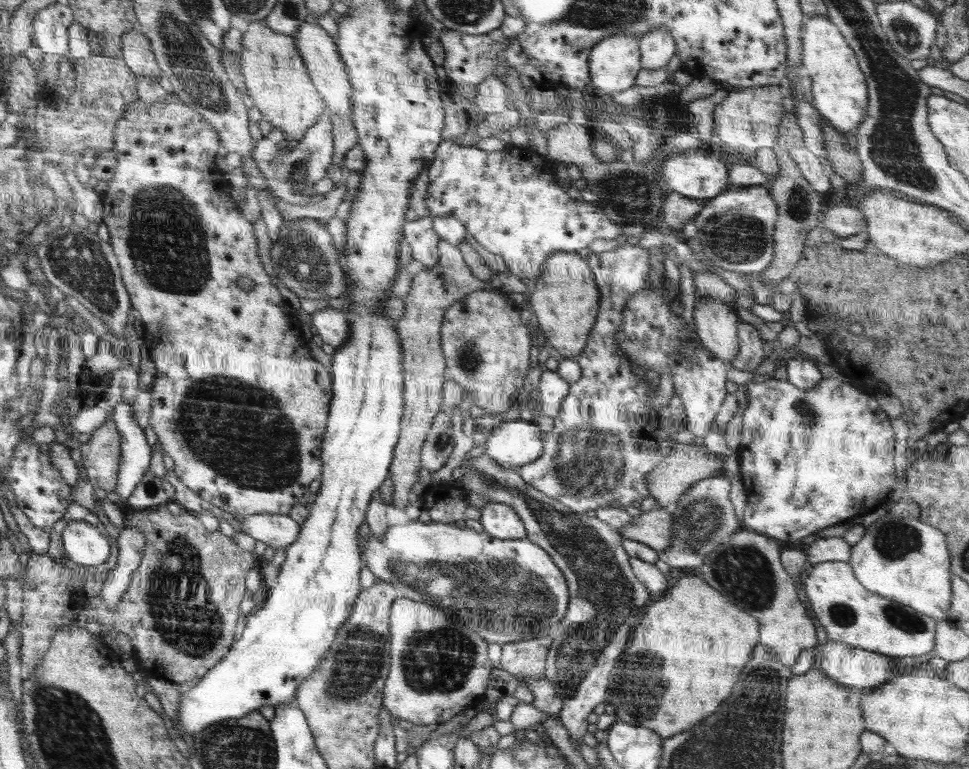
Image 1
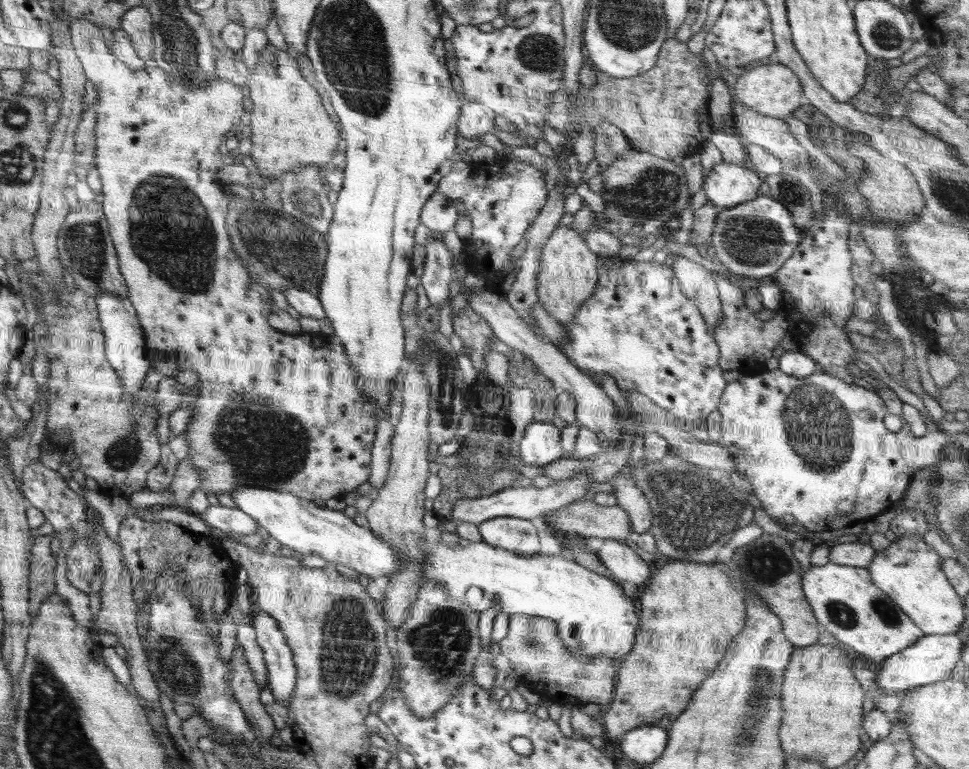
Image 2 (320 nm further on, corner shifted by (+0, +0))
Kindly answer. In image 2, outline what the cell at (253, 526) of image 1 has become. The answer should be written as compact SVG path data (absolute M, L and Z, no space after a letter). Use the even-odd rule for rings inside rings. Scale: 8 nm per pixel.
M210 506L199 516L209 528L222 535L232 534L238 539L258 534L258 523L246 512L226 506Z

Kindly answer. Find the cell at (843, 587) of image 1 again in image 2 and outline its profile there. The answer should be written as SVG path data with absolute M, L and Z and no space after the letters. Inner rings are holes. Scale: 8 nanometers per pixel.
M830 562L803 572L801 583L817 622L834 640L838 639L866 656L875 673L886 658L912 646L925 636L890 596L873 583L867 568Z

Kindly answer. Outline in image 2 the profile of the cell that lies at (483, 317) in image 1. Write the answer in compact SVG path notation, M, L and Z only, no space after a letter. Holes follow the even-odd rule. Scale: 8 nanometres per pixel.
M469 306L463 308L453 319L454 333L462 339L466 356L473 362L475 368L484 376L484 356L490 351L486 346L493 338L490 325Z

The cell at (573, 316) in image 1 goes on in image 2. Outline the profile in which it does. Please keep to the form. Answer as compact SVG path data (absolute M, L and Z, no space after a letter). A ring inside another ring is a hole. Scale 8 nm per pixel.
M560 223L542 246L540 272L537 276L537 296L544 310L562 326L566 326L578 307L594 296L598 277L598 256L588 248L578 232Z

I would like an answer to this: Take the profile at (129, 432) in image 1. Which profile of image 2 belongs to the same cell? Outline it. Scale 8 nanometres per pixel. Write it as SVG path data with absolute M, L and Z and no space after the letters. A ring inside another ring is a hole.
M98 294L96 300L101 327L105 333L105 352L108 355L109 363L116 369L117 375L121 377L125 391L135 395L140 391L142 380L151 367L144 356L146 346L142 344L143 328L140 317L137 315L133 303L127 297L116 296L116 294Z

